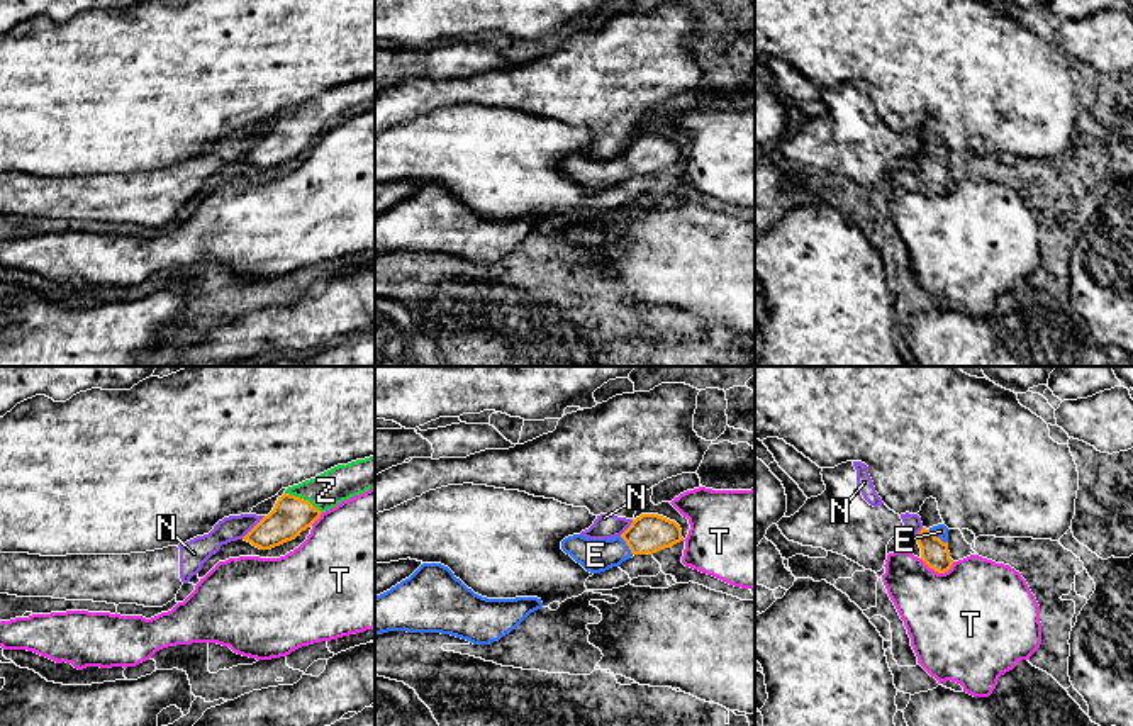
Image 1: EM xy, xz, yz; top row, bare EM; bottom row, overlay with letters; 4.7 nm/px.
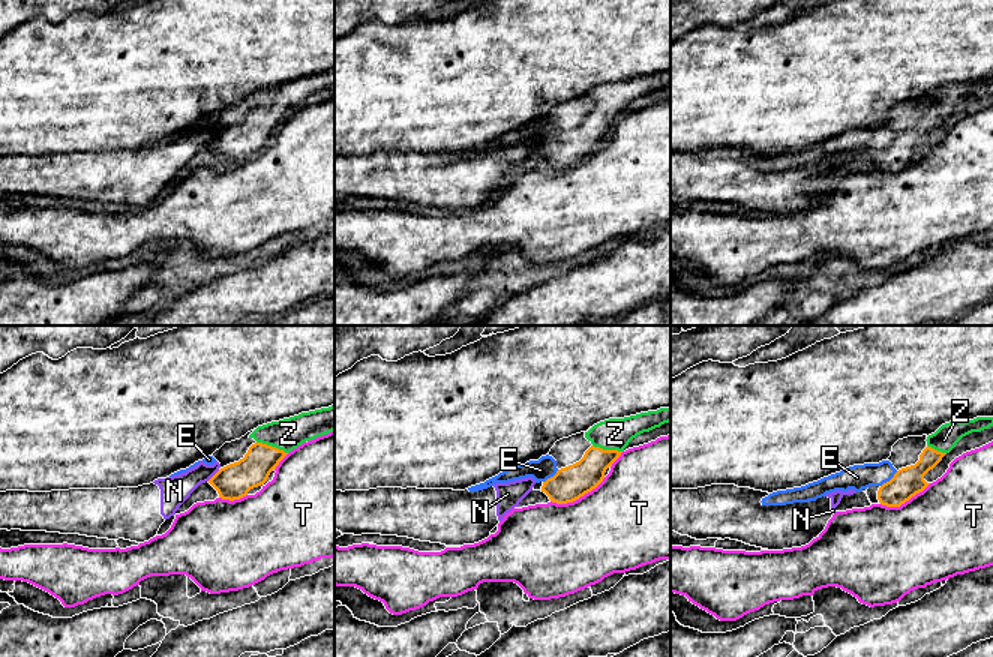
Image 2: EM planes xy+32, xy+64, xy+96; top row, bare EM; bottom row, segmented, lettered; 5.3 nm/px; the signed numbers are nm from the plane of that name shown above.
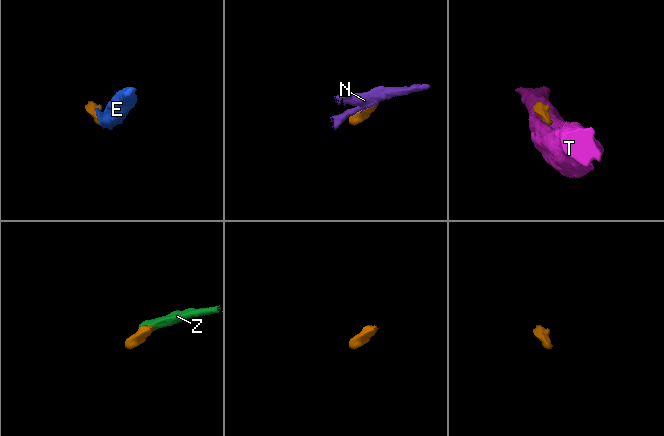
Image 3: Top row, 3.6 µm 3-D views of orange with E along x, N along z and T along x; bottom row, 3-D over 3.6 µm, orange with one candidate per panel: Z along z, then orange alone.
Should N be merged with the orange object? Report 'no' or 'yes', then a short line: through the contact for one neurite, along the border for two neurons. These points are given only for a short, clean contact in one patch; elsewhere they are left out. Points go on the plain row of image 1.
no; line xy (265, 136), (241, 158)

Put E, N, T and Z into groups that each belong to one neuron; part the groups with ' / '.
E Z / N / T

